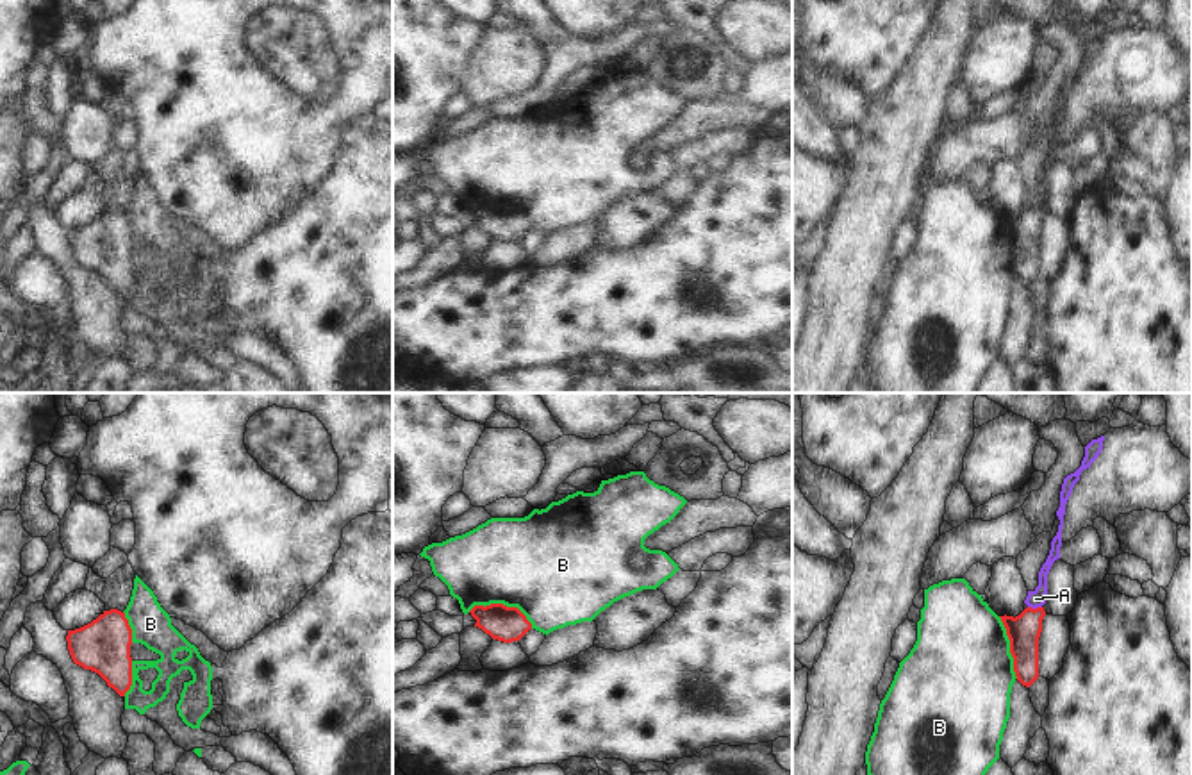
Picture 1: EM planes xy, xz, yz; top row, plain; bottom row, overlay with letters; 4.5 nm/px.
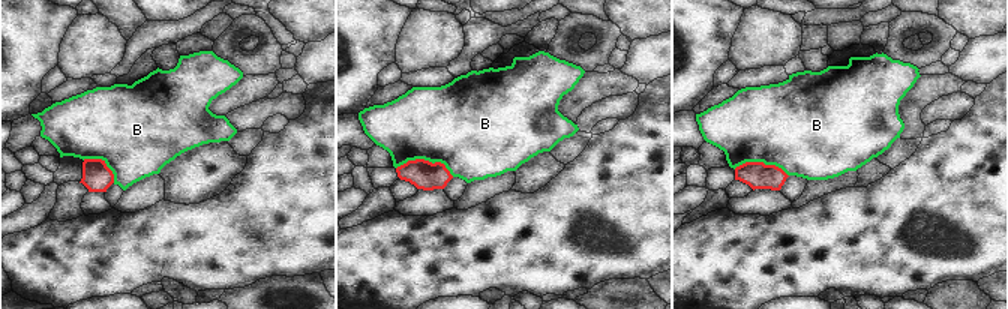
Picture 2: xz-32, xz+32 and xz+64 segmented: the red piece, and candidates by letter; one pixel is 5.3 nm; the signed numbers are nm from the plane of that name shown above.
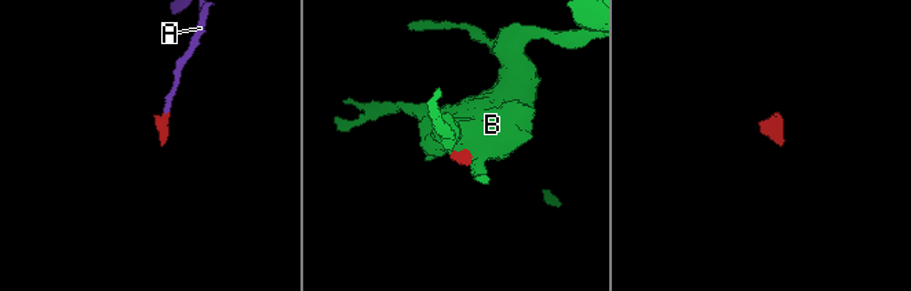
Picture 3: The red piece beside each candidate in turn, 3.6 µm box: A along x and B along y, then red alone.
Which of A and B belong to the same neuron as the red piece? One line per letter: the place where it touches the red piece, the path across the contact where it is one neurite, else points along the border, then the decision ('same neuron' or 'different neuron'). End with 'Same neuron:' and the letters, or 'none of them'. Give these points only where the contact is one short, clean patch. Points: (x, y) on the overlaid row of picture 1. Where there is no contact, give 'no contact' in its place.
A: yz (1037, 608) | across yz (1023, 631), (1037, 608), (1035, 599) | same neuron
B: xz (502, 604) | along xz (468, 611), (475, 606), (514, 606), (532, 627) | different neuron
Same neuron: A

